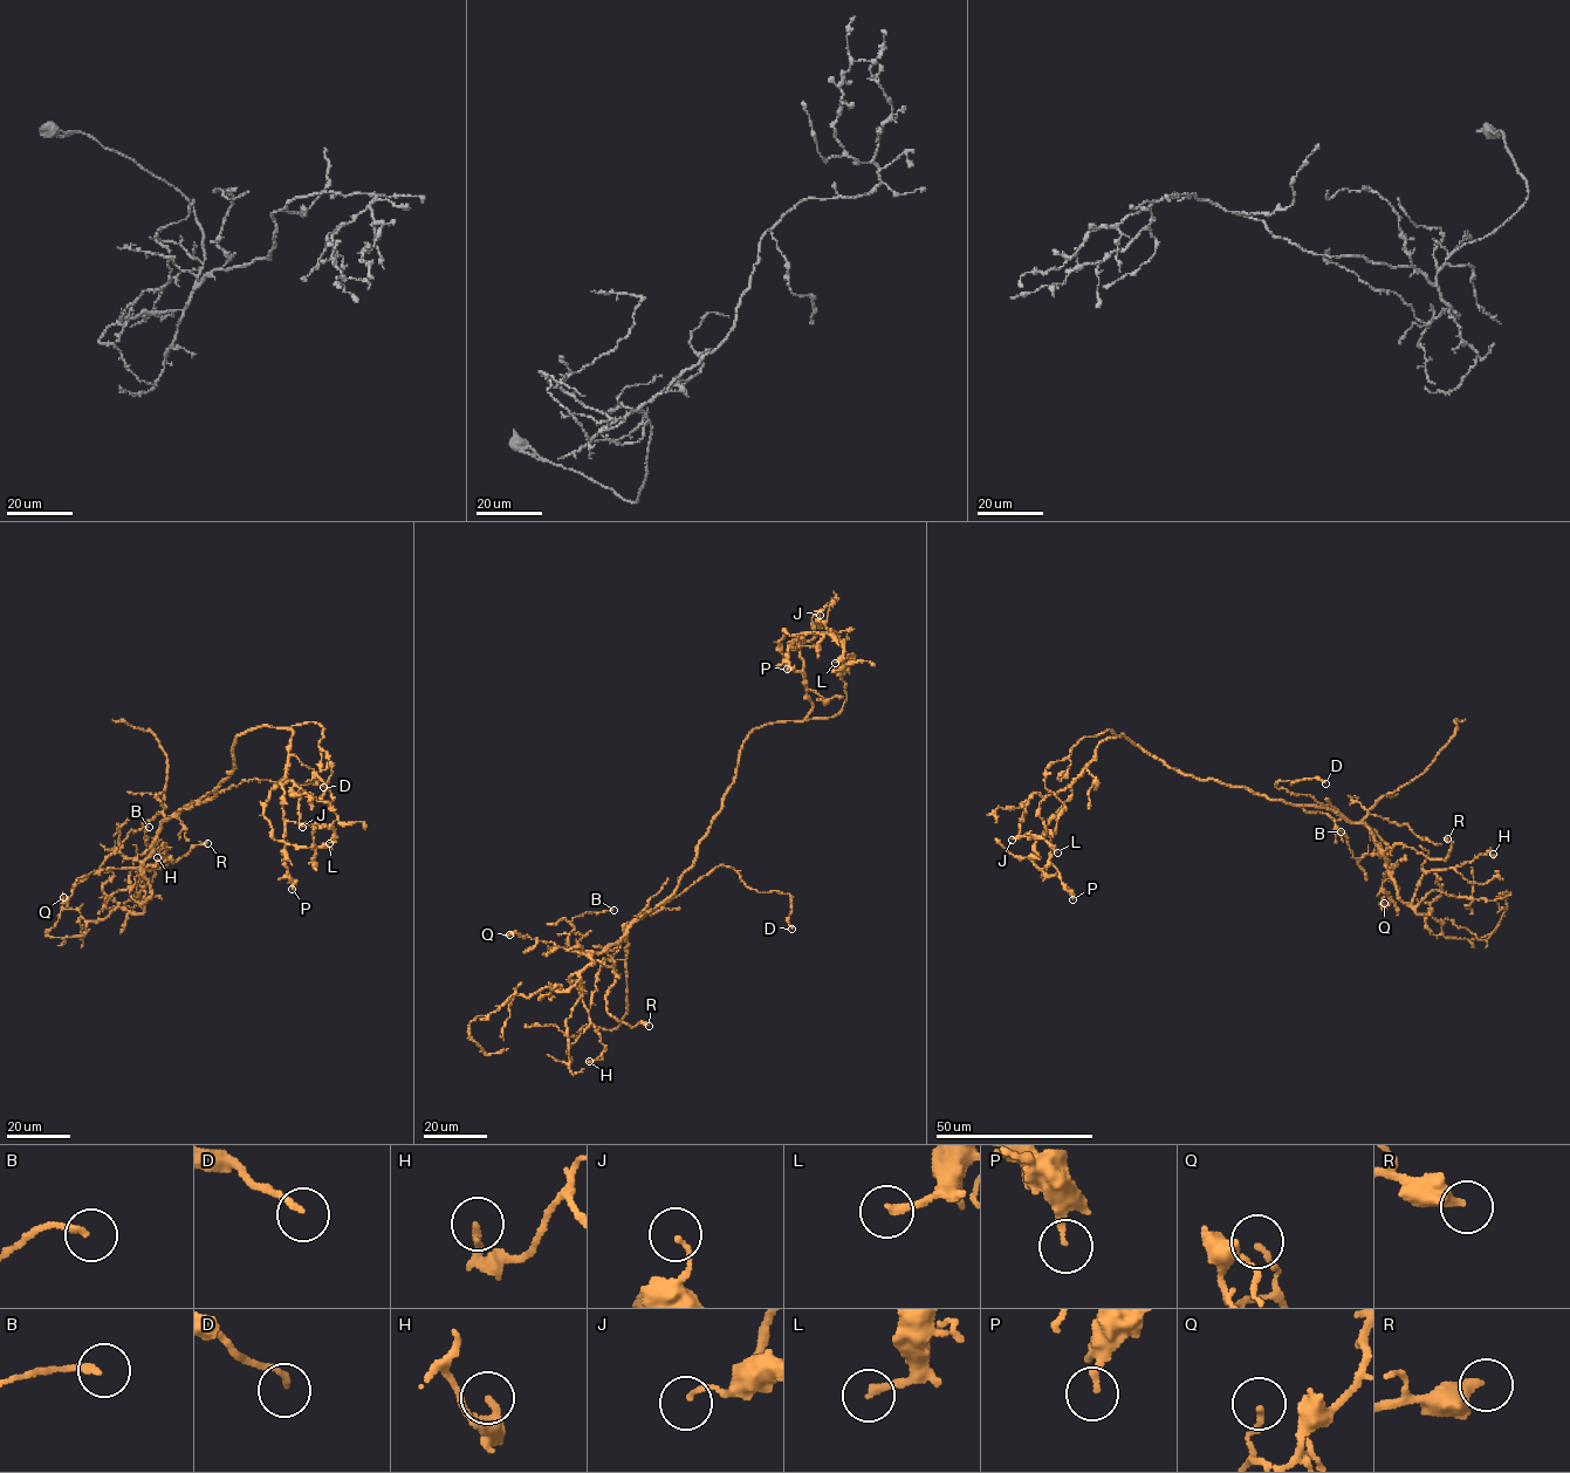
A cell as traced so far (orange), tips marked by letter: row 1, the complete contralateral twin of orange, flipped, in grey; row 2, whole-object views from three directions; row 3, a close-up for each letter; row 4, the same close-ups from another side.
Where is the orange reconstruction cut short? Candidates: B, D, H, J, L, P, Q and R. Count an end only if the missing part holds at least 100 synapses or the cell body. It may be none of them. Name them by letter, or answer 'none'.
none

